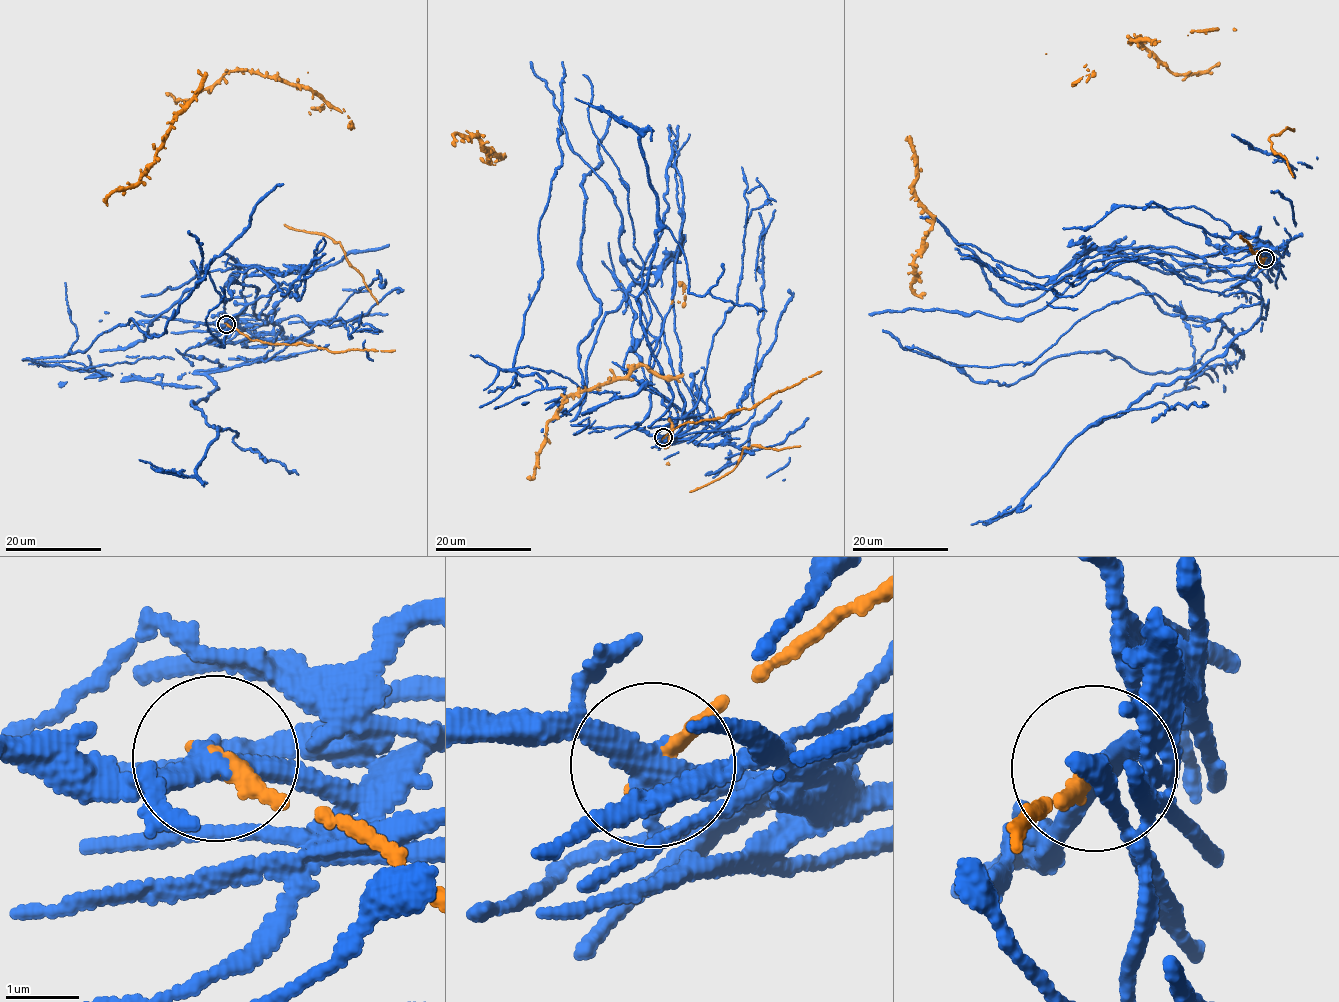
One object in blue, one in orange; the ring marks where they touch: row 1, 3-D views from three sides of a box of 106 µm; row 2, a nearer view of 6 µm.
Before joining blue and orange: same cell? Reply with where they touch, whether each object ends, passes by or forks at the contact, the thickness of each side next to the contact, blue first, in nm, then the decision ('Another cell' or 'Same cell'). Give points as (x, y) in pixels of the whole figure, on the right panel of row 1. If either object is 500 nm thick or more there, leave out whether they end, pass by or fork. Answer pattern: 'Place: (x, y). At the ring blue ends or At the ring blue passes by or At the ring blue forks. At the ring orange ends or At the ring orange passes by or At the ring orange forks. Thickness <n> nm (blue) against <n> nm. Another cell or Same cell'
Place: (1265, 258). At the ring blue passes by. At the ring orange ends. Thickness 340 nm (blue) against 220 nm. Another cell

